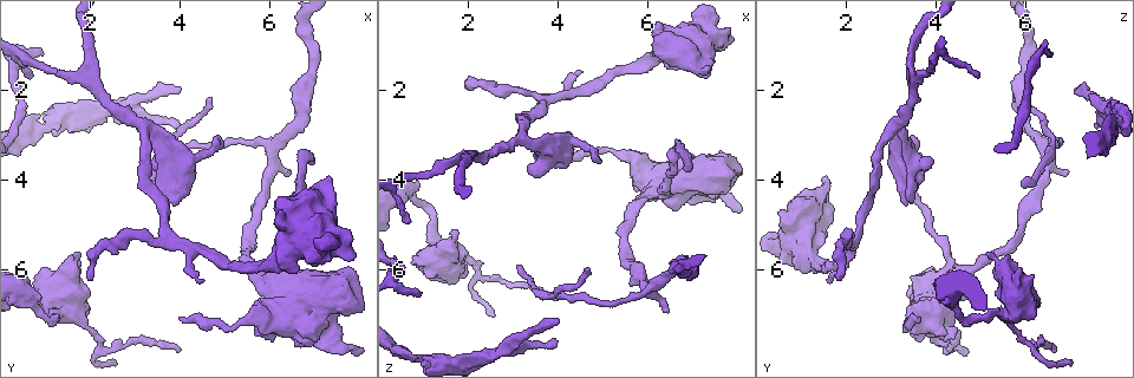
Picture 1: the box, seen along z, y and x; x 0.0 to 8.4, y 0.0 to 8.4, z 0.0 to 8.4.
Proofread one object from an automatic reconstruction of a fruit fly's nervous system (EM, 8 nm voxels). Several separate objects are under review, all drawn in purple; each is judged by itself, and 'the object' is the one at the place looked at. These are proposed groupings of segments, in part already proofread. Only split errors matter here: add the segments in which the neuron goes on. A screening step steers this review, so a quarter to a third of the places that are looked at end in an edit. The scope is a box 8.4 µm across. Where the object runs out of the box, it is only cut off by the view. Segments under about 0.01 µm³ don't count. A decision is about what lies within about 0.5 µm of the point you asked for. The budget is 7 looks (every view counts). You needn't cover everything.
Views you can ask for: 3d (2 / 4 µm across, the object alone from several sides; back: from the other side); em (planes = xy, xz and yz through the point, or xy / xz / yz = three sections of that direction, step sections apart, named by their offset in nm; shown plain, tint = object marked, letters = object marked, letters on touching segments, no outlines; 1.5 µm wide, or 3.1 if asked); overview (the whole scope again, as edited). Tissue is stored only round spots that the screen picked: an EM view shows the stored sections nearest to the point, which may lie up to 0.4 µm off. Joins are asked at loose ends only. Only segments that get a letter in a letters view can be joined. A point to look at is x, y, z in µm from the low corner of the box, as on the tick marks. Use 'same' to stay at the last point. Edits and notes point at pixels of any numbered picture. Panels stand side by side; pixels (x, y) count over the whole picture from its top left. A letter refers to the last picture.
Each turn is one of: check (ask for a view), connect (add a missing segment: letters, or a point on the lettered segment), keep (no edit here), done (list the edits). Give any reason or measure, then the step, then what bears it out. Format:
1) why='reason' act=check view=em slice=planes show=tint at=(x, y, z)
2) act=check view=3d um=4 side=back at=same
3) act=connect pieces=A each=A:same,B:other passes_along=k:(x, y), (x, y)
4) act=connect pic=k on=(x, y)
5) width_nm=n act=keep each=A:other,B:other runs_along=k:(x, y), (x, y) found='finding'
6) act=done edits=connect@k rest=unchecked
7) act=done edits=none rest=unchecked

why='an open end' act=check view=3d um=2 at=(3.95, 2.00, 7.15)

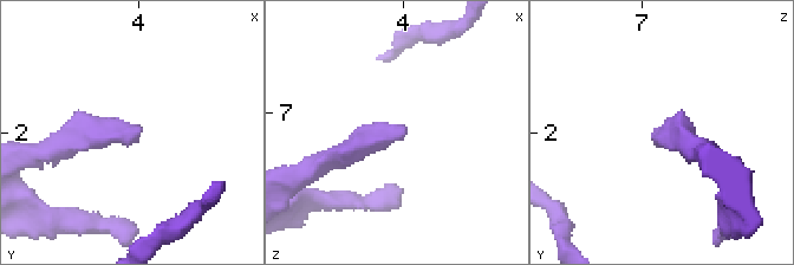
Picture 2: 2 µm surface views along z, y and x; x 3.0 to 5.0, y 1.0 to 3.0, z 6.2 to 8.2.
act=check view=em slice=planes show=tint at=(4.02, 1.94, 7.14)

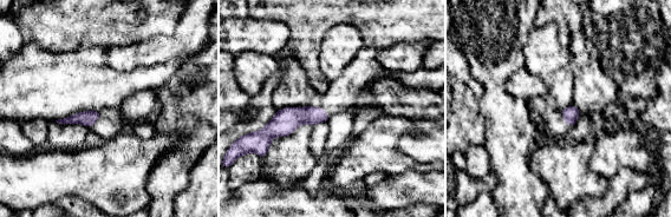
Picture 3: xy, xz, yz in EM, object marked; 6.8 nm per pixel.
why='what lies round it' act=check view=em slice=planes show=letters at=same

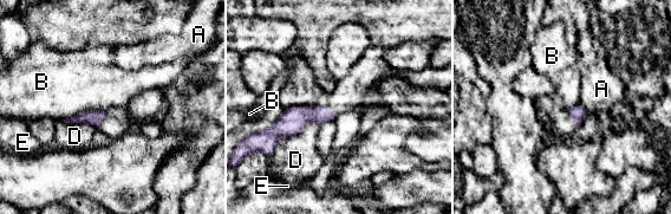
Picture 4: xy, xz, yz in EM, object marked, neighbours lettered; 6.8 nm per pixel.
width_nm=100 act=keep each=A:other,B:other,D:other,E:other border=4:(105, 109), (86, 110), (63, 120) found='none of them fits'

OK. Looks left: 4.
why='tapers out' act=check view=3d um=4 at=(4.60, 6.30, 1.60)

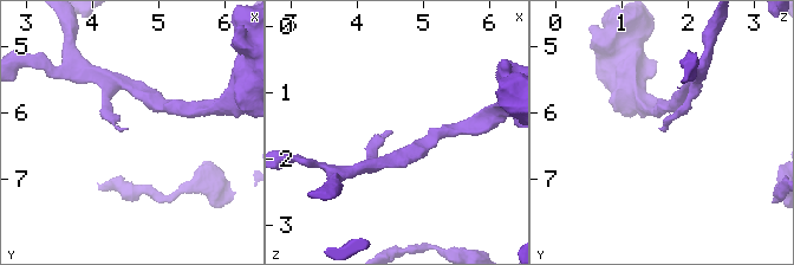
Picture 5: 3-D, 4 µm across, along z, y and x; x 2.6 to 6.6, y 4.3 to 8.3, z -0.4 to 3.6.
why='need the tissue' act=check view=em slice=planes show=letters at=(4.55, 6.25, 1.65)

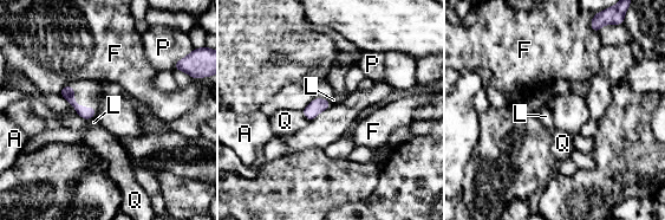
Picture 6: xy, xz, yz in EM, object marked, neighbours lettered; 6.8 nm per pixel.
longest_contact=Q:260nm act=keep each=A:other,F:other,L:other,P:other,Q:other found='none of them fits'

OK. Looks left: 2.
why='thick end' act=check view=em slice=planes show=letters at=(1.80, 5.65, 5.25)

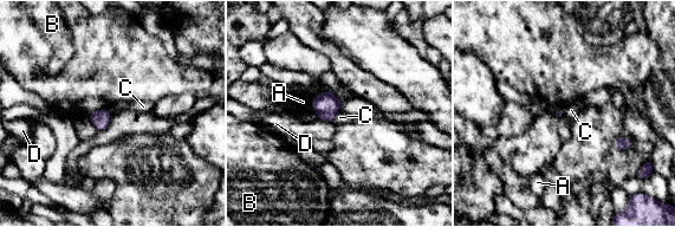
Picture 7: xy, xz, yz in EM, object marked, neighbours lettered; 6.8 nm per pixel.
act=keep each=A:other,B:other,C:other,D:other border=7:(338, 110), (331, 121) found='none of them fits'

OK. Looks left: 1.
act=done edits=none rest=unchecked

